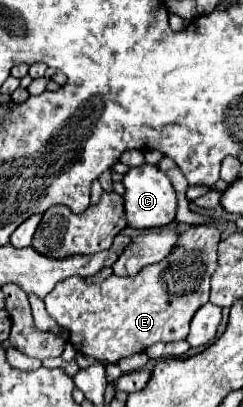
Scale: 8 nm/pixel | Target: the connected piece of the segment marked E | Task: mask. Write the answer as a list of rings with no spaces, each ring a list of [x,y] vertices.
[[[188,226],[180,232],[170,256],[146,266],[134,278],[112,274],[102,284],[86,284],[82,278],[62,280],[46,294],[46,312],[70,330],[70,342],[80,354],[102,362],[118,362],[156,342],[184,340],[190,318],[210,298],[210,278],[218,268],[218,244],[220,230],[216,226]]]

